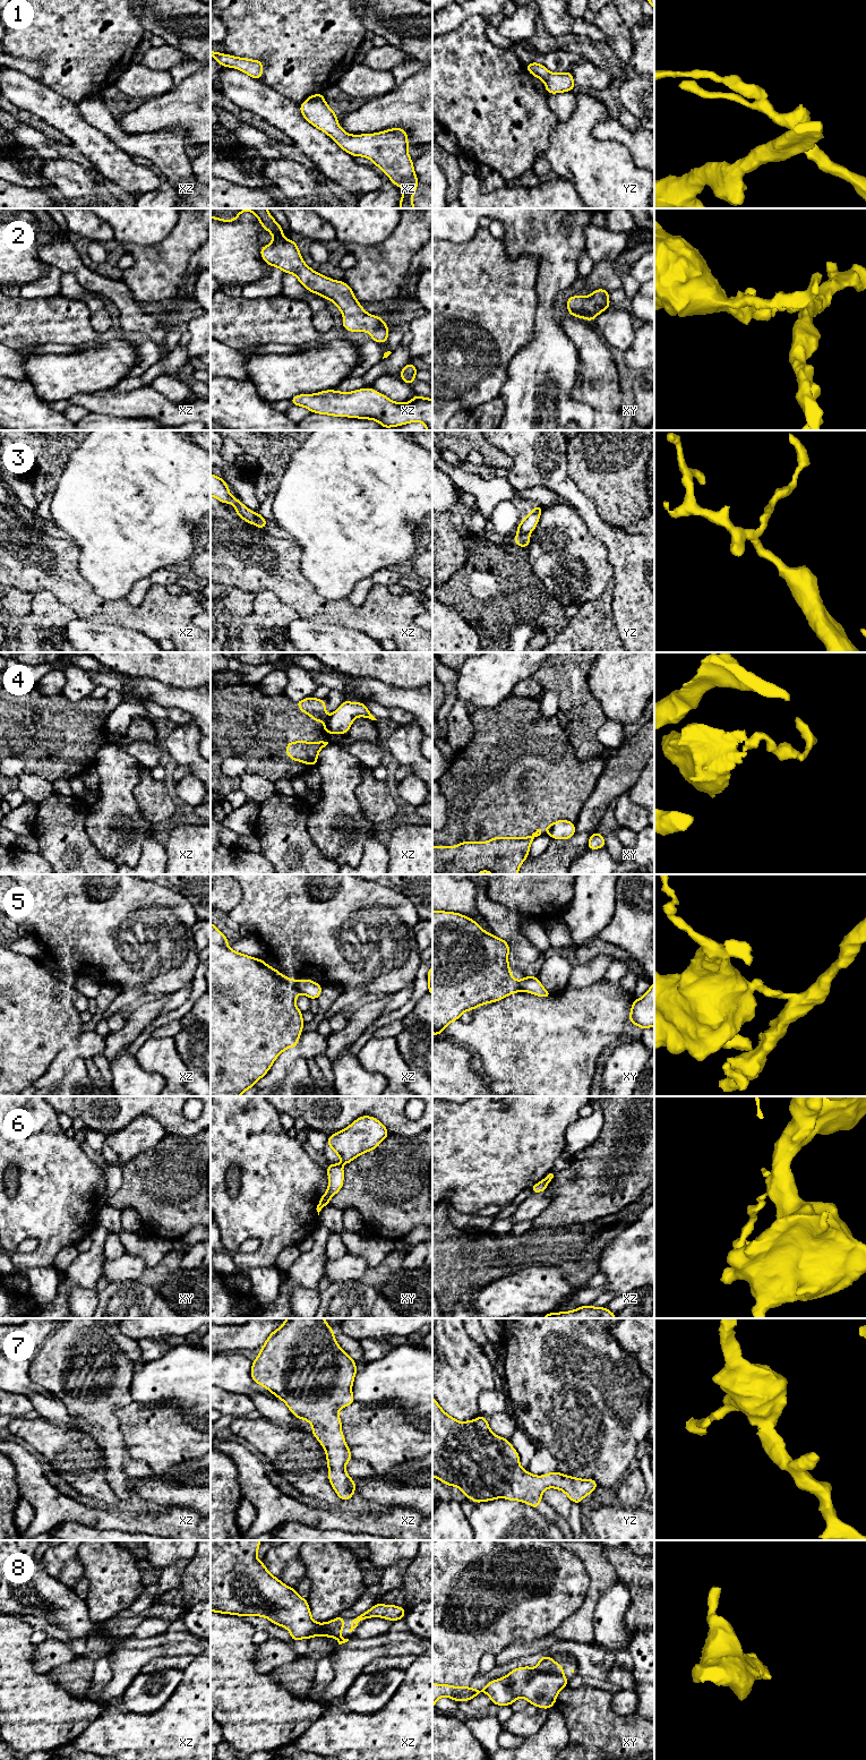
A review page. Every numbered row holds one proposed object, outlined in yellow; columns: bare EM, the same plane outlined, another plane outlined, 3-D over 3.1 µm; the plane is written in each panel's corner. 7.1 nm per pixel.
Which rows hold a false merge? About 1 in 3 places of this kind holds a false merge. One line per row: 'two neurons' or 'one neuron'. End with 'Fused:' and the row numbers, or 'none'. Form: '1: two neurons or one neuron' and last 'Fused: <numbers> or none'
1: two neurons
2: one neuron
3: two neurons
4: two neurons
5: two neurons
6: two neurons
7: one neuron
8: two neurons
Fused: 1, 3, 4, 5, 6, 8

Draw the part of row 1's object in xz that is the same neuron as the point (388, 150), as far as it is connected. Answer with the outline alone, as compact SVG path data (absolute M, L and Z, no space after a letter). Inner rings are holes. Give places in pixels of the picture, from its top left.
M324 99L302 102L300 111L309 123L327 134L343 151L352 156L371 160L394 185L401 187L401 208L415 208L412 197L420 182L408 153L408 133L404 129L392 128L376 134L350 135L337 123L336 113Z

